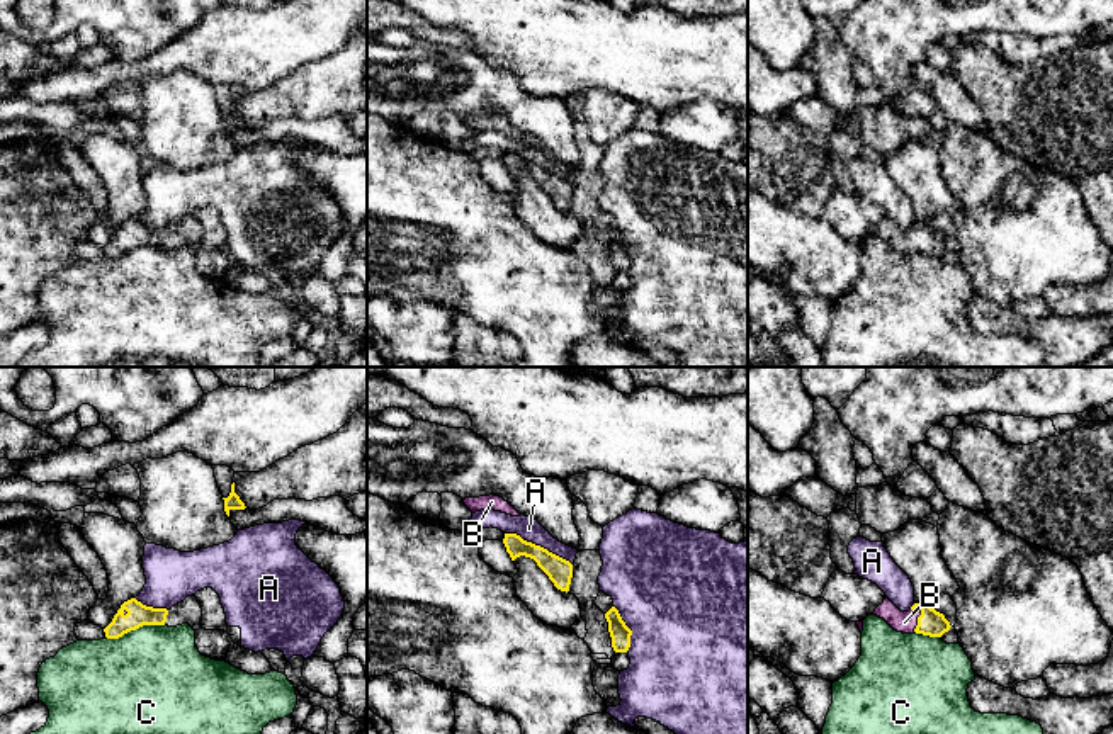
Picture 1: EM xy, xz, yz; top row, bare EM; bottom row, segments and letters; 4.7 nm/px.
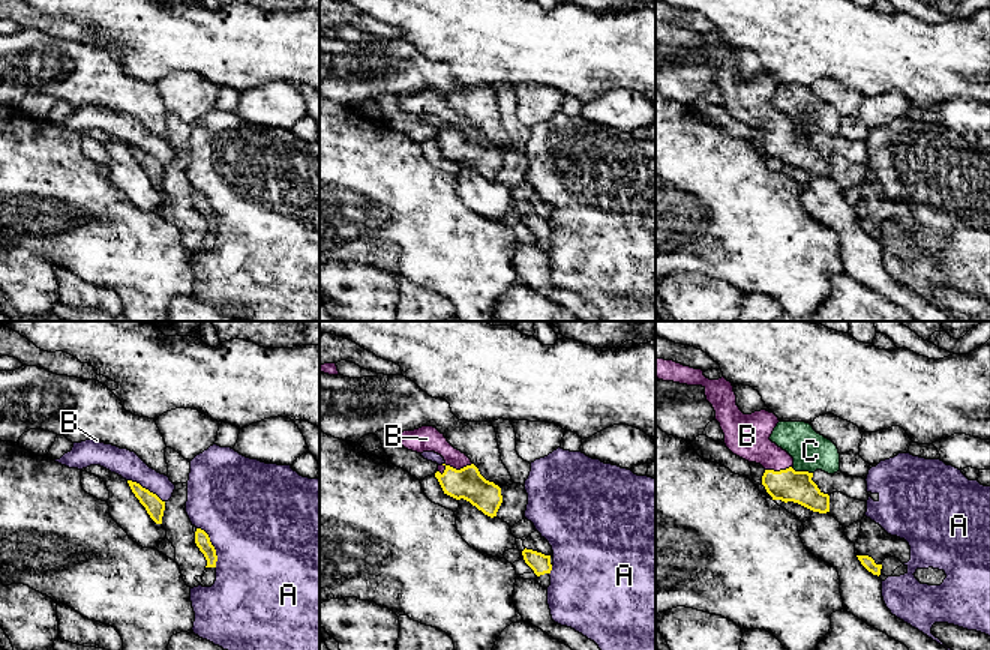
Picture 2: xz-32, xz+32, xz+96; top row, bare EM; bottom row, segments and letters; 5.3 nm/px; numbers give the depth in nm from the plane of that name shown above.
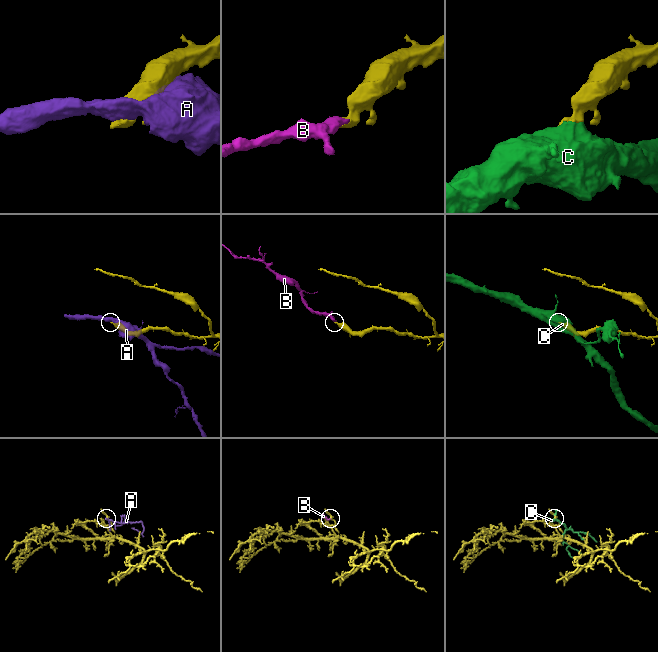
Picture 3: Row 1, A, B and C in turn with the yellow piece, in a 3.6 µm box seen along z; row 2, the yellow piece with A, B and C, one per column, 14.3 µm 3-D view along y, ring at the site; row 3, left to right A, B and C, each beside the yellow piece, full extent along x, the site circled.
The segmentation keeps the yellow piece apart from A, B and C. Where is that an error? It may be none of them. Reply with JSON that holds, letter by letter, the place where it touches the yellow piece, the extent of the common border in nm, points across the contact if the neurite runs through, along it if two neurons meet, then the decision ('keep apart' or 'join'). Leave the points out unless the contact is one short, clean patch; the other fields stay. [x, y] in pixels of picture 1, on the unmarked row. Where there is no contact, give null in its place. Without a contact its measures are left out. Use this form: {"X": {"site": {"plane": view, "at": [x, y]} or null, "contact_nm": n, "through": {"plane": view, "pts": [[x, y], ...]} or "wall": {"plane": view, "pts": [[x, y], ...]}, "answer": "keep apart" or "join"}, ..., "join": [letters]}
{"A": {"site": {"plane": "xz", "at": [539, 165]}, "contact_nm": 360, "answer": "keep apart"}, "B": {"site": {"plane": "yz", "at": [918, 238]}, "contact_nm": 120, "through": {"plane": "yz", "pts": [[930, 242], [918, 238], [904, 242]]}, "answer": "join"}, "C": {"site": {"plane": "xy", "at": [135, 248]}, "contact_nm": 280, "answer": "keep apart"}, "join": ["B"]}

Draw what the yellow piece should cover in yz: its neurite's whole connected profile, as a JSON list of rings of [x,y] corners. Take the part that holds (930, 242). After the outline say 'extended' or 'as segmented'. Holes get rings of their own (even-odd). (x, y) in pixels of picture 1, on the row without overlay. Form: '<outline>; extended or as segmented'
[[[889,217],[884,219],[873,231],[884,238],[894,250],[902,253],[923,253],[941,257],[950,250],[950,241],[943,233],[931,228],[926,219],[914,223],[909,231],[901,231]]]; extended

